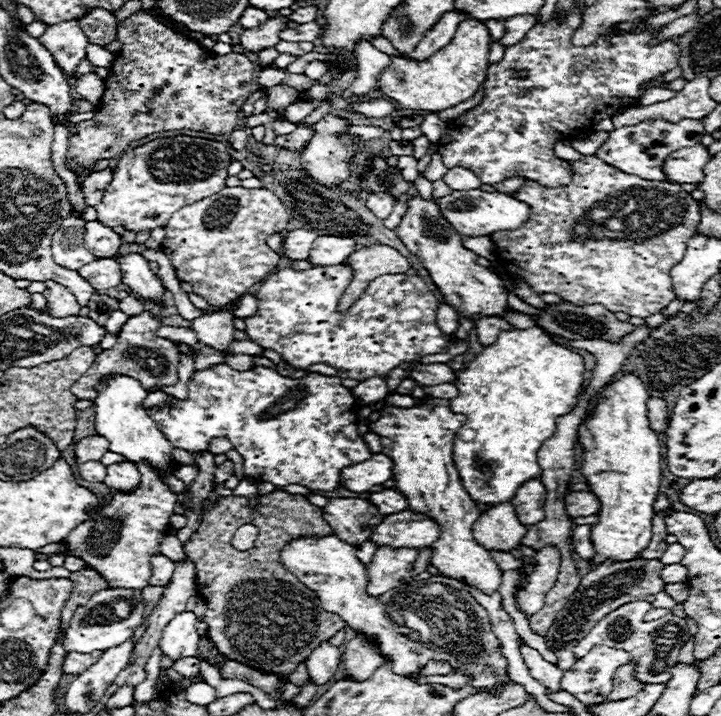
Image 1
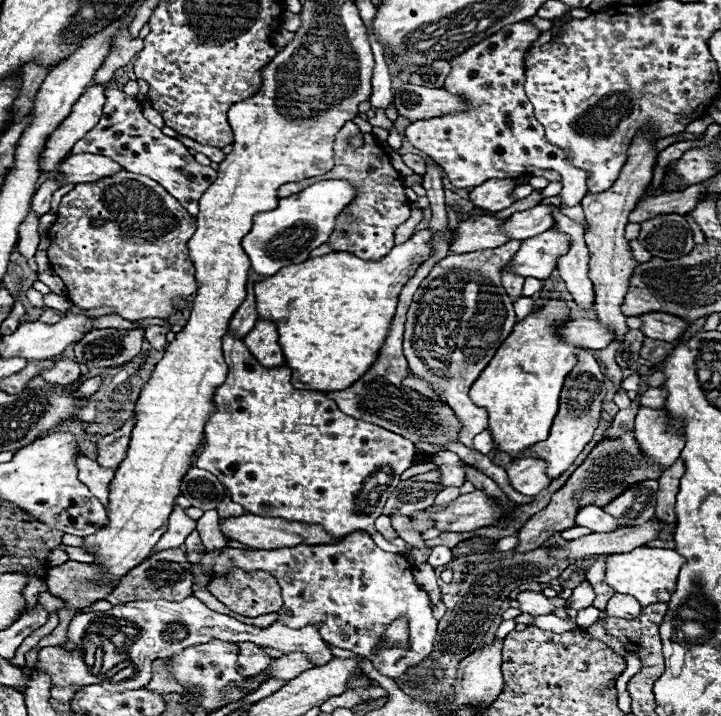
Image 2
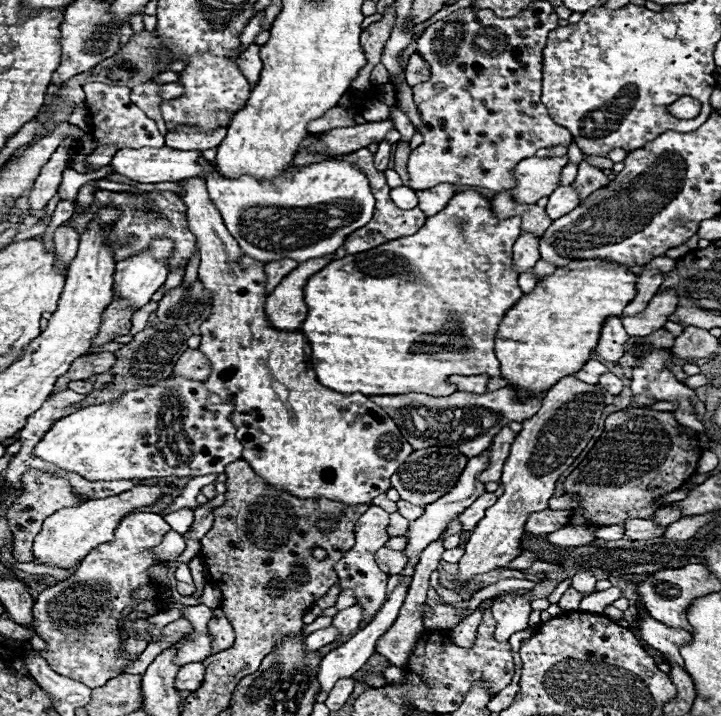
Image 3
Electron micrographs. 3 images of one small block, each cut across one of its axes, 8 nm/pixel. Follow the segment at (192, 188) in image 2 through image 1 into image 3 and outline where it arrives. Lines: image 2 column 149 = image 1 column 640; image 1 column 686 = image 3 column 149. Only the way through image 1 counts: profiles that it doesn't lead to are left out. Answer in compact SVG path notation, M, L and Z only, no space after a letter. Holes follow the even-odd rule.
M90 82L82 86L86 92L86 106L92 114L92 136L96 144L116 146L164 146L164 136L158 132L156 122L150 120L138 106L130 102L130 88L110 86L104 82Z

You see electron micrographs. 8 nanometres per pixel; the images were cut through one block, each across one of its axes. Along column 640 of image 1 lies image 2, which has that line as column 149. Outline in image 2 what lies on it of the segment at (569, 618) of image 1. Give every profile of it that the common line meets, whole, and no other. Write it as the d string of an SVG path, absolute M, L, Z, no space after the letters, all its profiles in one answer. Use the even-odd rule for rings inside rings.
M164 550L146 558L140 566L132 568L116 586L112 594L106 596L108 602L132 602L132 600L180 600L192 594L192 564L188 562L186 552L180 550Z

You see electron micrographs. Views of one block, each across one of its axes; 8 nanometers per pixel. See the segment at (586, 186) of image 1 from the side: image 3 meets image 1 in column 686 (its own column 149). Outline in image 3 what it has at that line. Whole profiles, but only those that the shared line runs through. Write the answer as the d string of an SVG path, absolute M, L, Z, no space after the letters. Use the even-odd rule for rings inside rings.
M98 190L96 192L96 200L94 204L78 214L76 218L72 218L72 226L78 230L78 232L84 232L88 222L94 218L94 212L98 212L100 208L106 208L106 206L112 206L112 208L118 208L122 212L120 220L108 228L108 244L116 256L116 260L124 260L128 256L134 256L138 254L140 250L146 250L148 248L148 242L152 238L160 238L160 236L166 236L170 240L174 240L176 248L174 248L174 254L172 258L168 260L168 266L170 270L178 268L180 264L186 264L194 252L194 234L188 230L188 220L186 220L186 206L182 202L182 198L174 192L142 192L142 194L134 194L134 192L108 192L108 190Z

